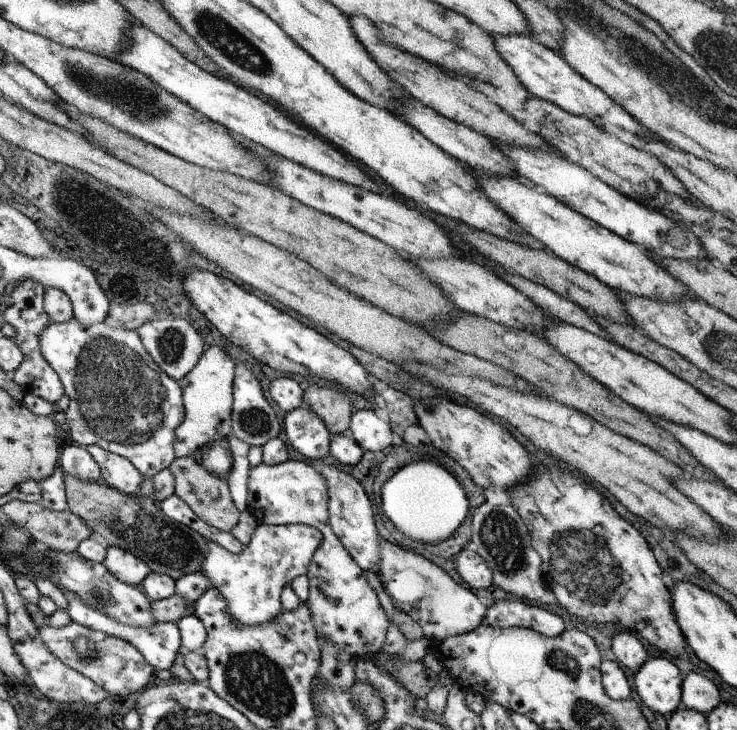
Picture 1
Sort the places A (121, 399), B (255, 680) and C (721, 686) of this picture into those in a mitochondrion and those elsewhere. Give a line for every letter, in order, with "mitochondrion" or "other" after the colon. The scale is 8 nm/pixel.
A: mitochondrion
B: mitochondrion
C: other

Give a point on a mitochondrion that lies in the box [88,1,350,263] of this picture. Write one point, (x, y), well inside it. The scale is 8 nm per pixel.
(233, 44)

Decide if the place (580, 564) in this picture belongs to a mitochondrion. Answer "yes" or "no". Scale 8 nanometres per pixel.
yes

